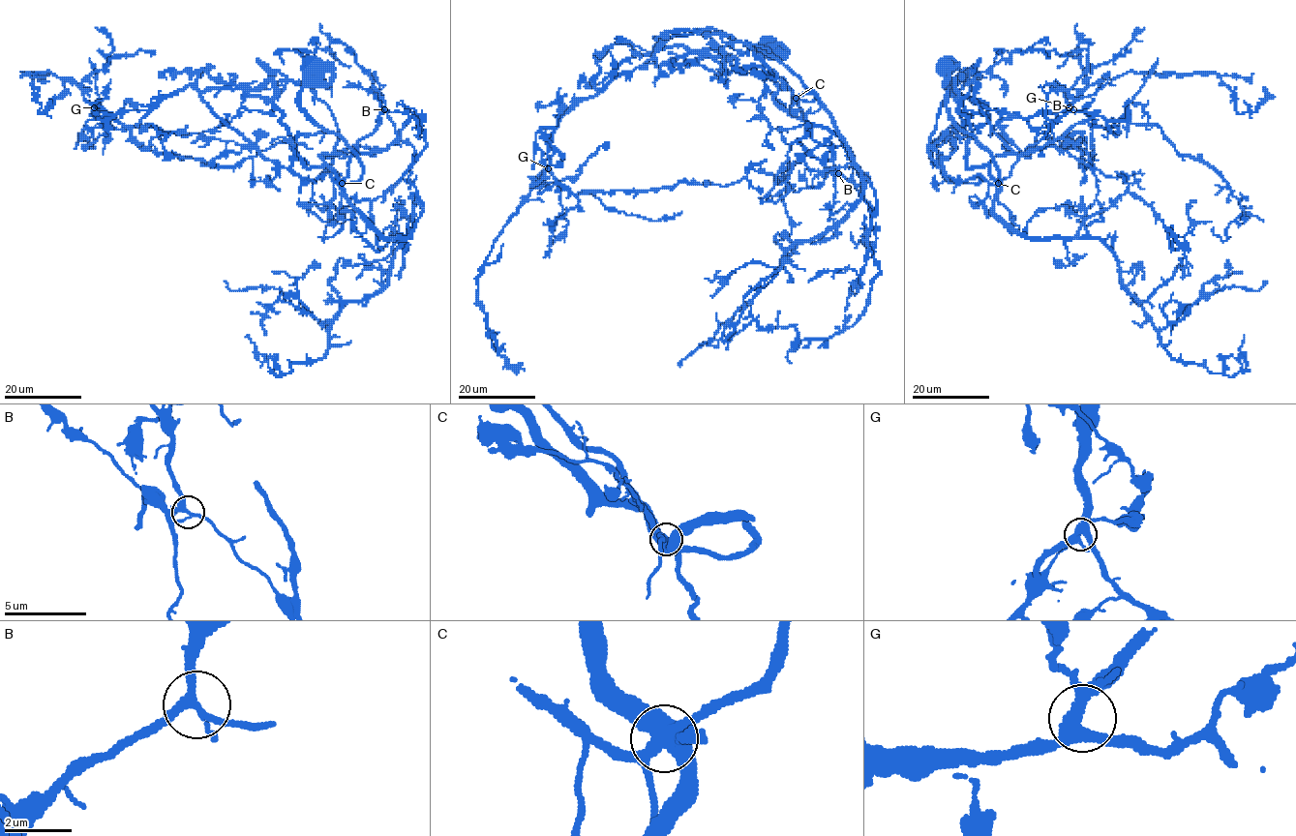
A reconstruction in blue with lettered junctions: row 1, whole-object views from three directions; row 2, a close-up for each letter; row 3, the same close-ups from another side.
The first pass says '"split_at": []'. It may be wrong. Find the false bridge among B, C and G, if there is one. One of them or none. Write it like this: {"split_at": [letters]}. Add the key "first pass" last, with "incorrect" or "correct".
{"split_at": [], "first pass": "correct"}

